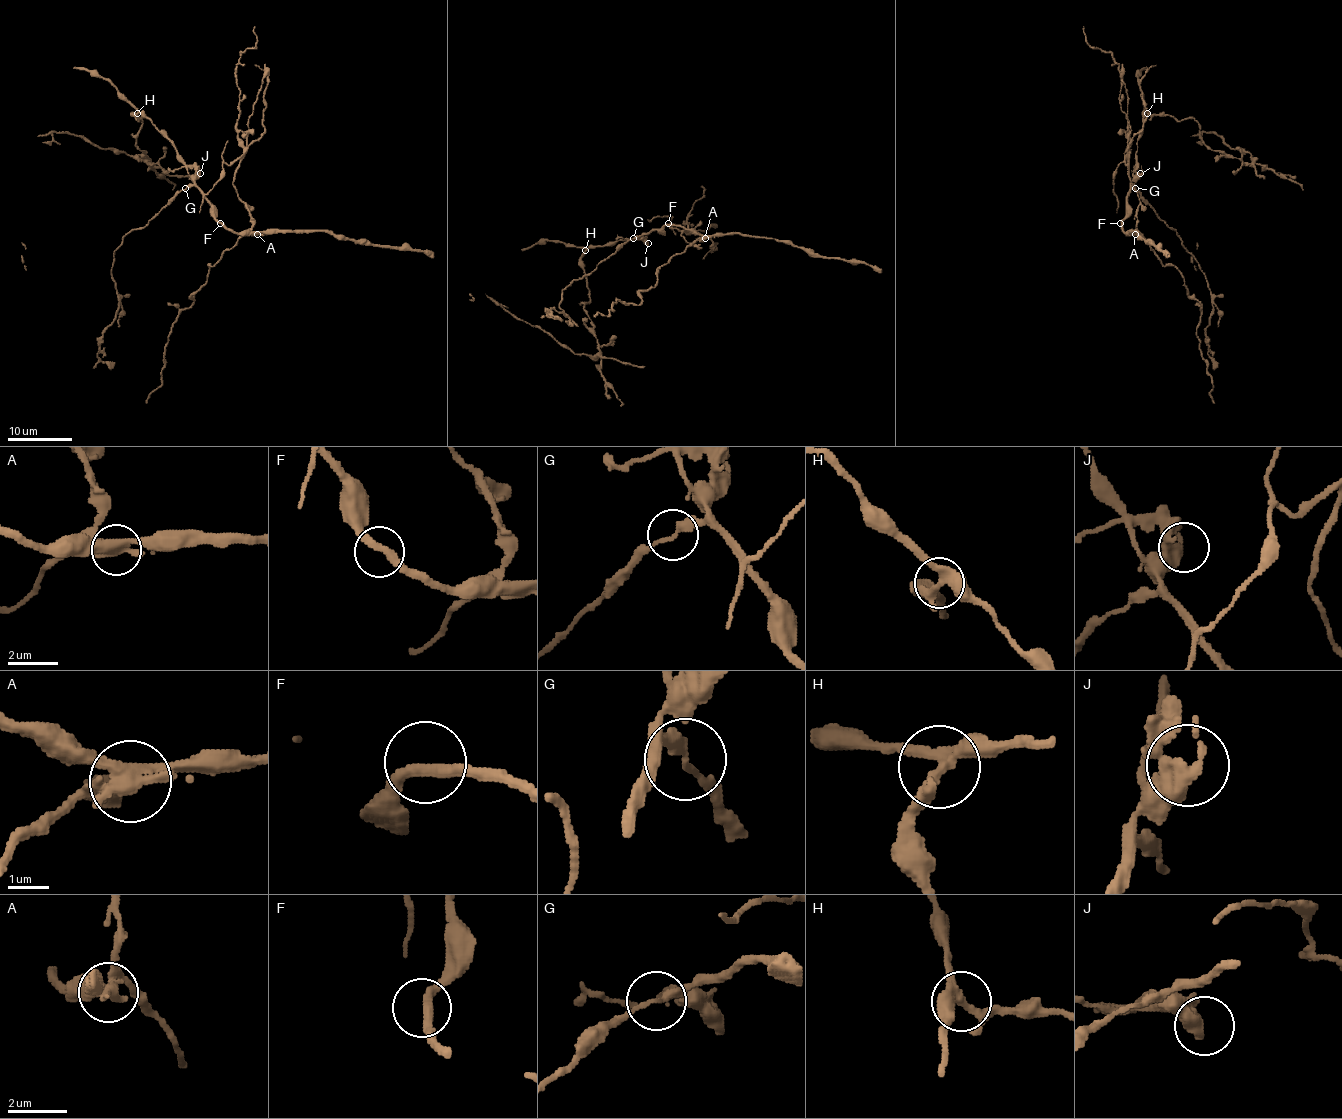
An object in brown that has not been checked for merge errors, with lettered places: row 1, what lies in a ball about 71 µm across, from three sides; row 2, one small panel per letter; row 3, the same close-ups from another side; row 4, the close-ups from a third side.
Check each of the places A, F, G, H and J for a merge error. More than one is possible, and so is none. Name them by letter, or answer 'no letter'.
A, G, H

